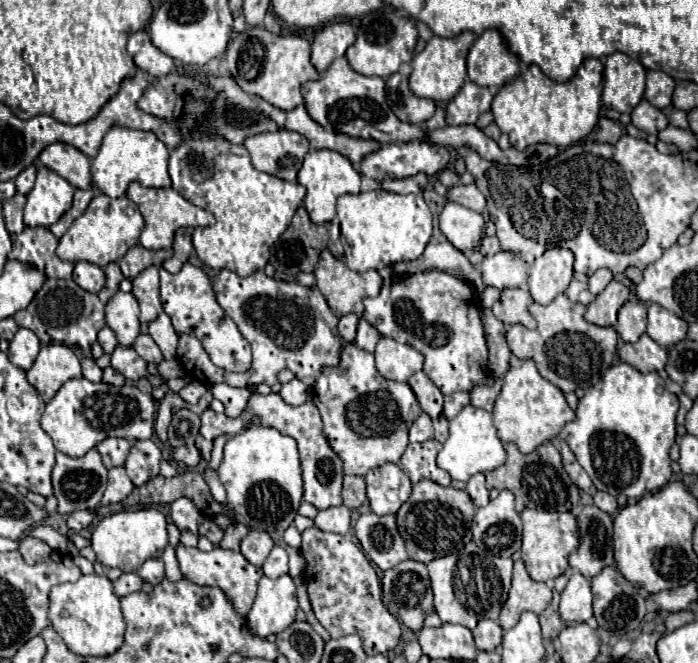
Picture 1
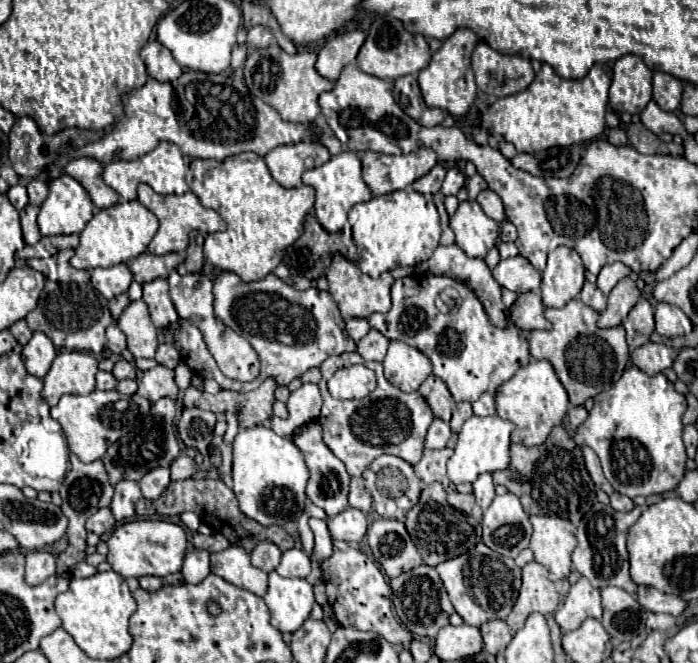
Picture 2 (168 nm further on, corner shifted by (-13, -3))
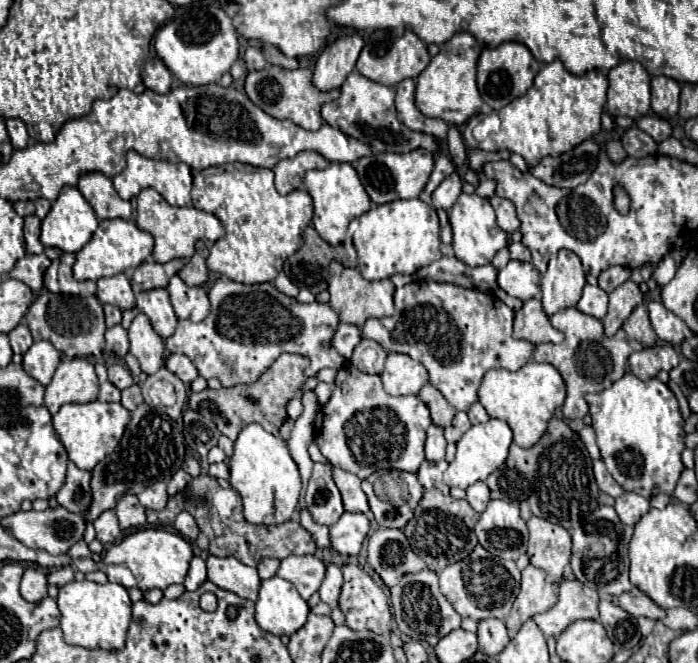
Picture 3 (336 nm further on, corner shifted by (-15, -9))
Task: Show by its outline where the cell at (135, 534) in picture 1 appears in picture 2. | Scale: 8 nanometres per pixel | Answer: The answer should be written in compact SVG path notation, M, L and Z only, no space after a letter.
M133 520L115 528L111 538L107 540L109 554L107 562L111 568L123 578L135 576L167 576L183 566L183 556L187 548L185 530L179 524L167 520Z

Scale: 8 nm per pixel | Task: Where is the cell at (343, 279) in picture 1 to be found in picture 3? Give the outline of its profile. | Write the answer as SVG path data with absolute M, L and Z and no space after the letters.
M331 262L329 270L331 278L328 278L328 292L331 294L331 308L339 314L341 322L363 326L367 318L383 318L395 314L394 292L395 286L391 279L379 280L379 282L369 282L365 280L357 268L345 268L339 262Z

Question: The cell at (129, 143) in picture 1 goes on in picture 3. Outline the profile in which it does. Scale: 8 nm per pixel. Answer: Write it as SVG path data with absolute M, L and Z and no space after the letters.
M129 150L129 152L127 152L127 168L113 178L113 186L115 186L115 190L119 192L119 196L121 196L123 200L135 198L143 188L149 186L149 188L155 188L171 206L189 206L189 204L191 204L191 168L189 168L187 164L183 164L183 162L173 164L173 162L167 162L167 160L145 158L145 156L141 156L141 154L137 154L135 150Z

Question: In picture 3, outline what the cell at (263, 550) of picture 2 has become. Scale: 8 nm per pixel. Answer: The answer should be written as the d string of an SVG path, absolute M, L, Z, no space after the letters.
M263 558L257 566L259 570L259 578L261 580L267 580L267 578L273 578L277 574L277 568L279 568L279 560L277 558Z

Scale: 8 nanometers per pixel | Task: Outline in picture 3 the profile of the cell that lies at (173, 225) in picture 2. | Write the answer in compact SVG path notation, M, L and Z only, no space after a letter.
M145 188L145 190L139 192L139 196L137 196L135 224L141 230L147 230L153 236L153 240L155 240L153 258L159 264L169 262L173 258L191 258L197 240L211 240L211 242L215 242L215 240L219 240L219 238L225 236L225 230L223 230L221 222L213 214L201 212L201 210L193 208L193 206L185 206L185 208L171 206L153 188Z

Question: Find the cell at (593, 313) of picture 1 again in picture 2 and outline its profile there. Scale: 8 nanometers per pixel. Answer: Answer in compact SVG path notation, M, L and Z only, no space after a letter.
M623 278L609 294L607 298L607 308L599 314L599 328L613 328L619 326L625 316L629 314L629 310L637 304L641 292L635 286L635 282L631 278Z

